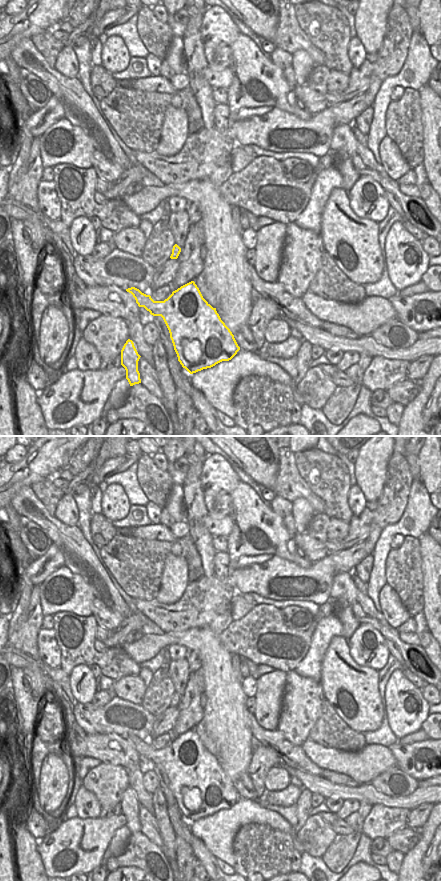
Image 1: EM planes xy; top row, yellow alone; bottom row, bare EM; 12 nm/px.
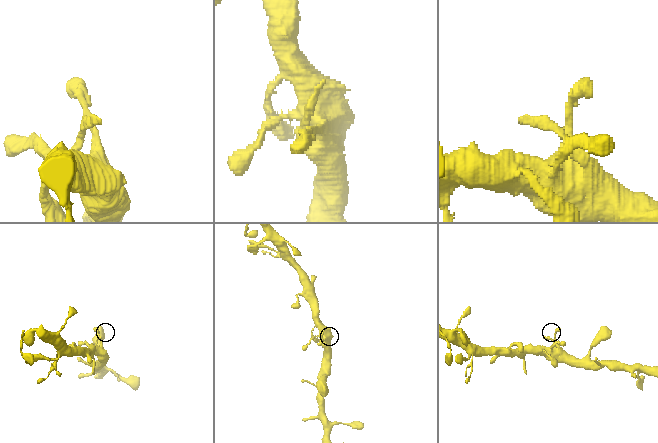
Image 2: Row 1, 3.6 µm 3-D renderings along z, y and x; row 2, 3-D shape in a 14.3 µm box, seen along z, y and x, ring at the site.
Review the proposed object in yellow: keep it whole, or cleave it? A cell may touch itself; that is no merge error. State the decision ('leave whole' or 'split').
leave whole

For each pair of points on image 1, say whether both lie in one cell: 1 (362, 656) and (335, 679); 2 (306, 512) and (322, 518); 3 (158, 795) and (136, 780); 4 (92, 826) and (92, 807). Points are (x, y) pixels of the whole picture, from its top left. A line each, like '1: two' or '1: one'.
1: two
2: two
3: two
4: two

